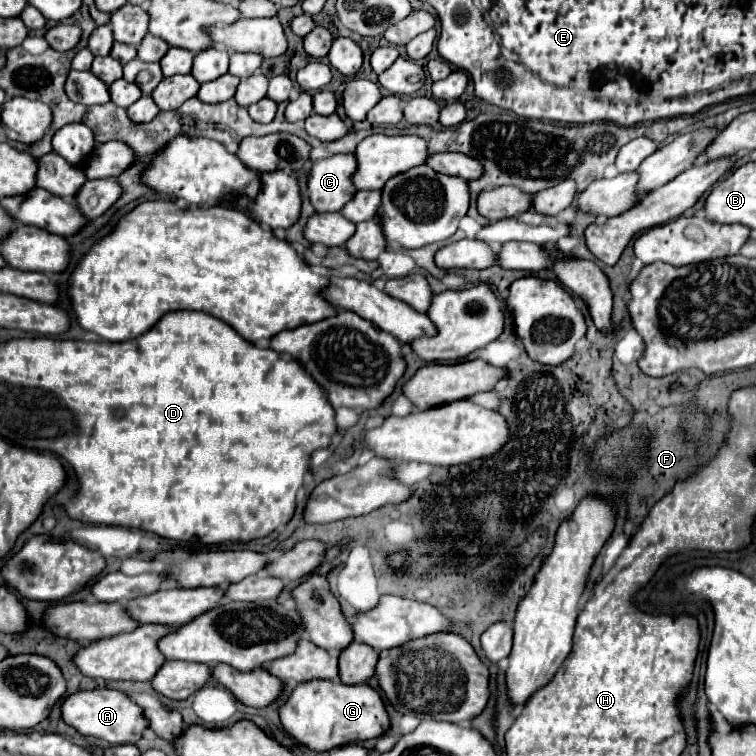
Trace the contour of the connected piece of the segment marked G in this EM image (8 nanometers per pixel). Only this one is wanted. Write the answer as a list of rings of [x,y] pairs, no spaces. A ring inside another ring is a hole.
[[[314,680],[298,684],[280,706],[284,730],[314,752],[328,752],[336,746],[382,736],[390,722],[384,702],[376,690],[366,684],[342,684],[340,680]]]

